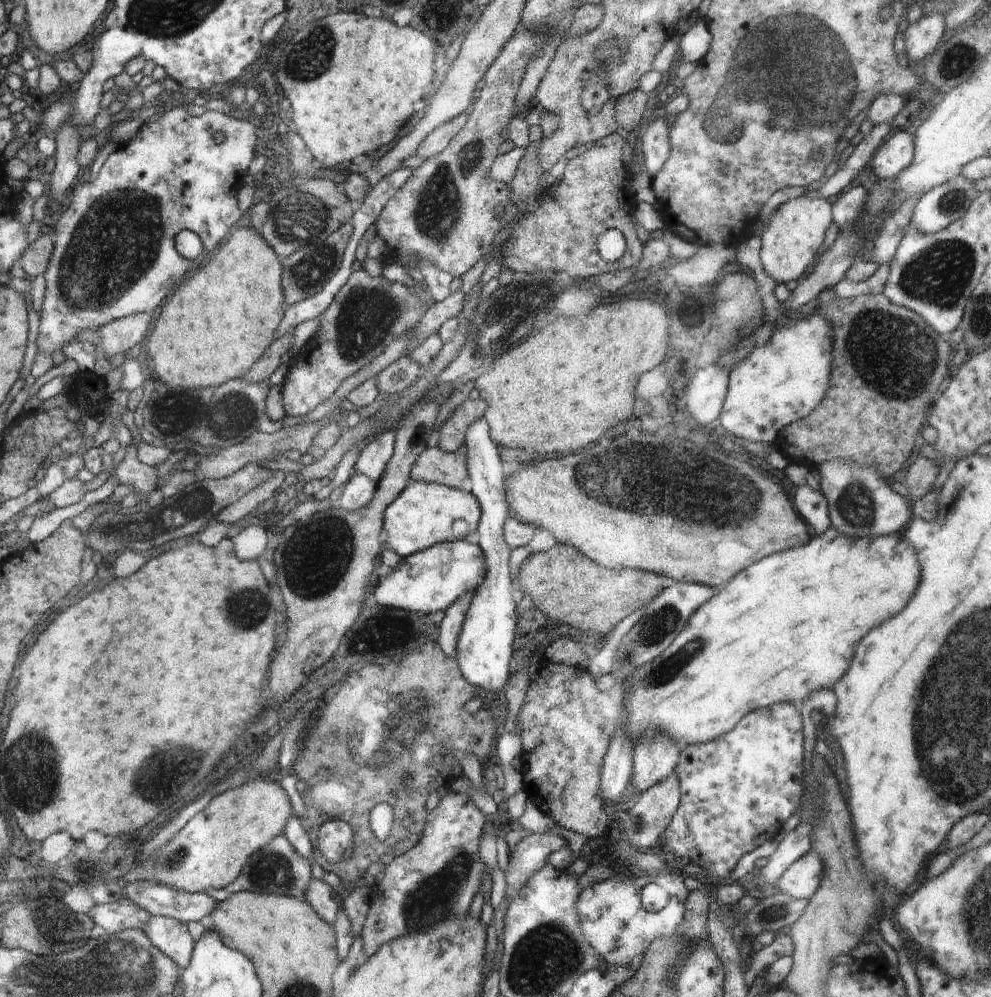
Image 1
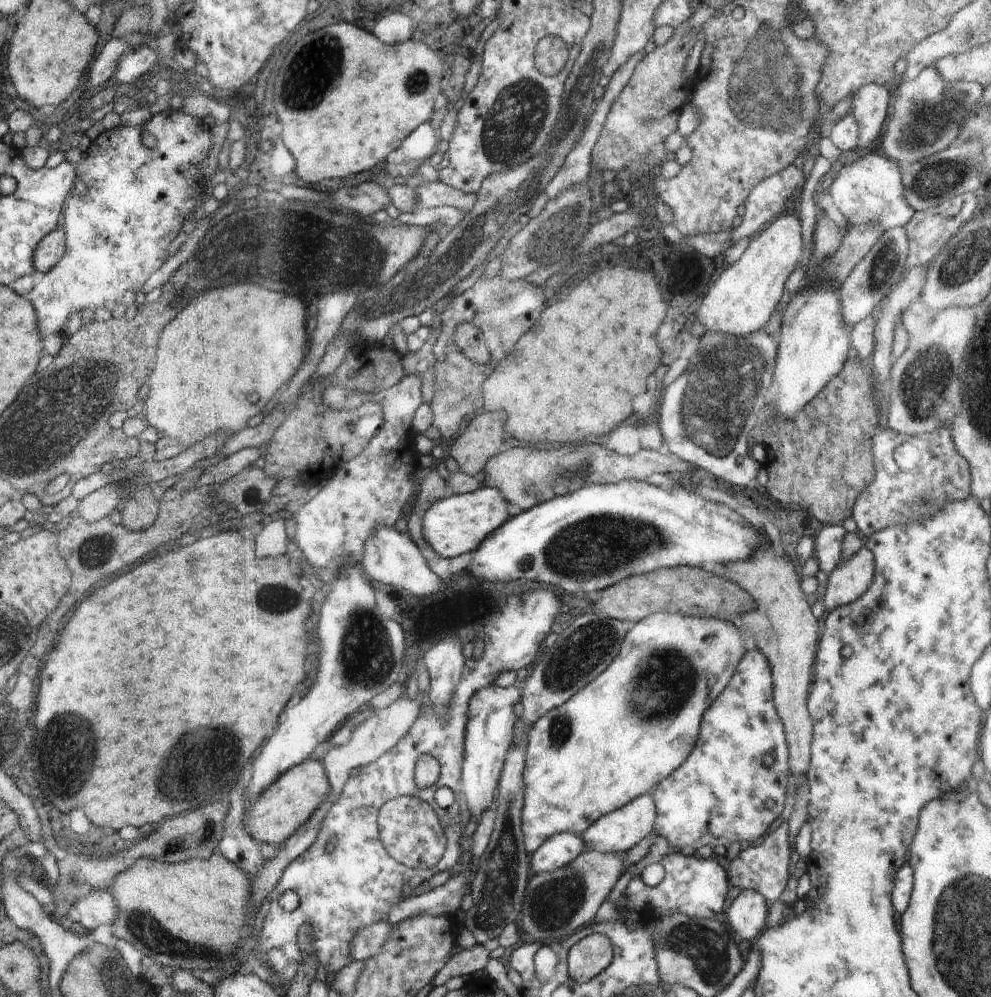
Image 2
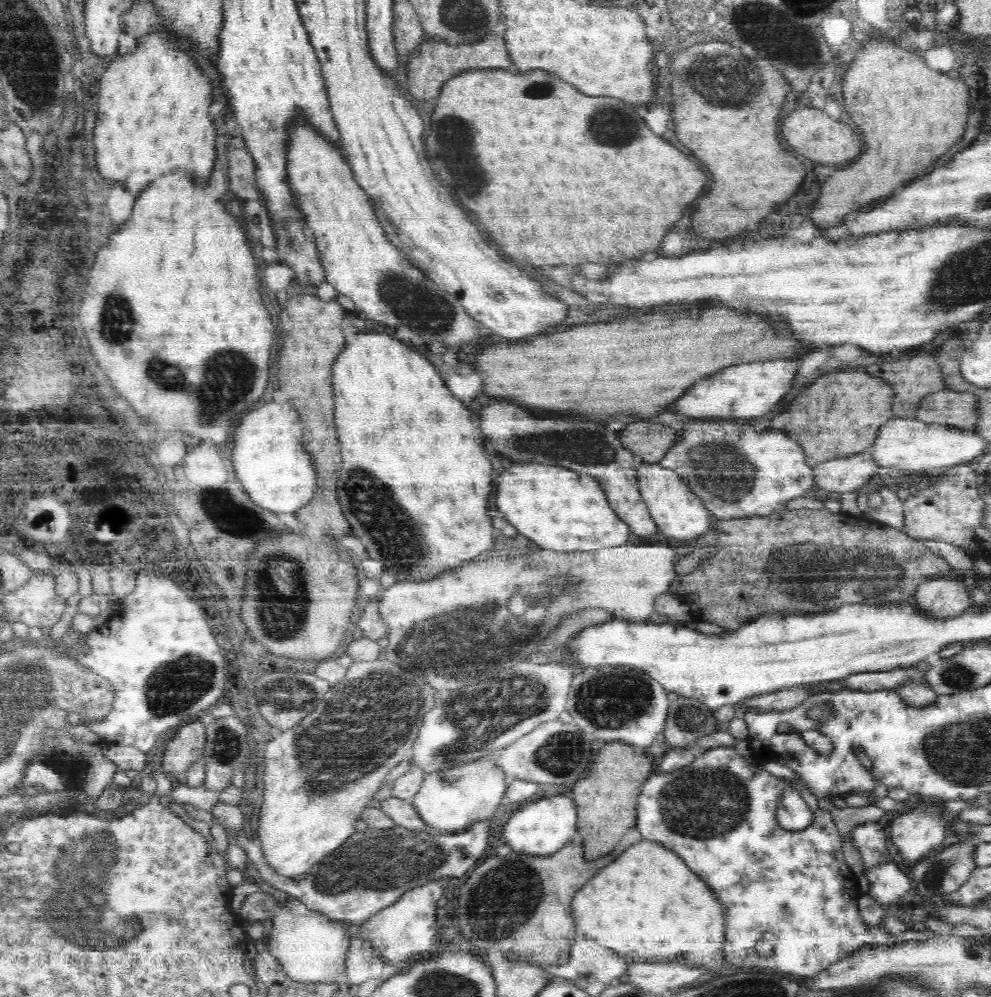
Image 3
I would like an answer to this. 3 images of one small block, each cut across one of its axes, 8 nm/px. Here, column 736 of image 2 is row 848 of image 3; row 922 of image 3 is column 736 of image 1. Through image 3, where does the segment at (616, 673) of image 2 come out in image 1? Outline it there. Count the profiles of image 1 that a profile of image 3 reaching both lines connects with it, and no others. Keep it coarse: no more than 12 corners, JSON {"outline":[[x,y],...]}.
{"outline":[[898,534],[755,561],[600,691],[545,660],[522,782],[599,837],[618,727],[682,747],[800,707],[915,595]]}

